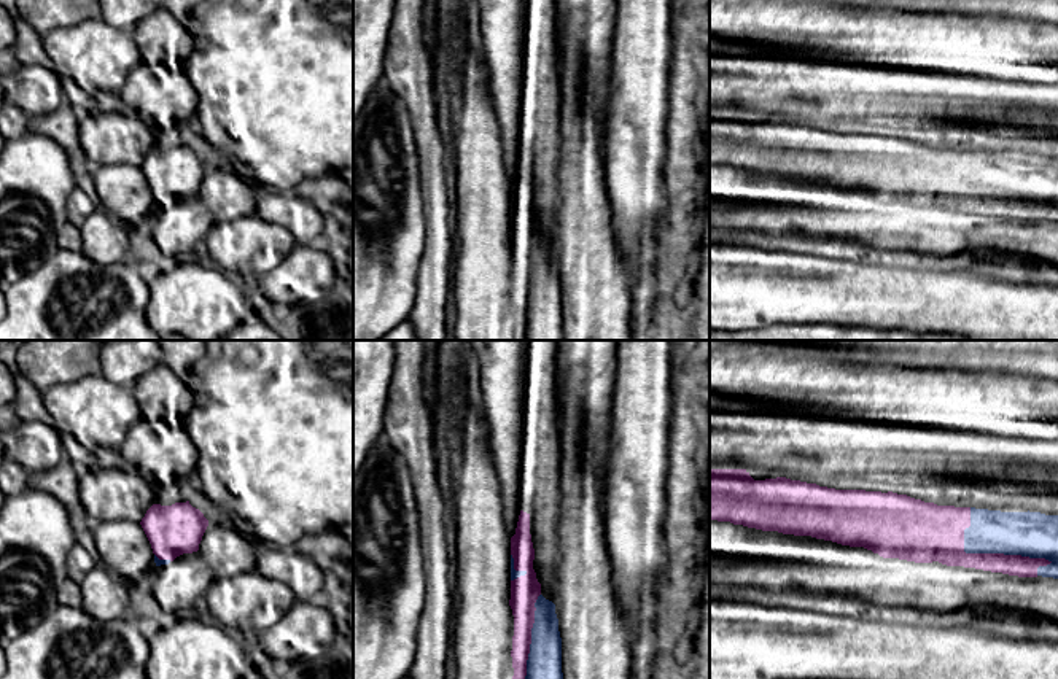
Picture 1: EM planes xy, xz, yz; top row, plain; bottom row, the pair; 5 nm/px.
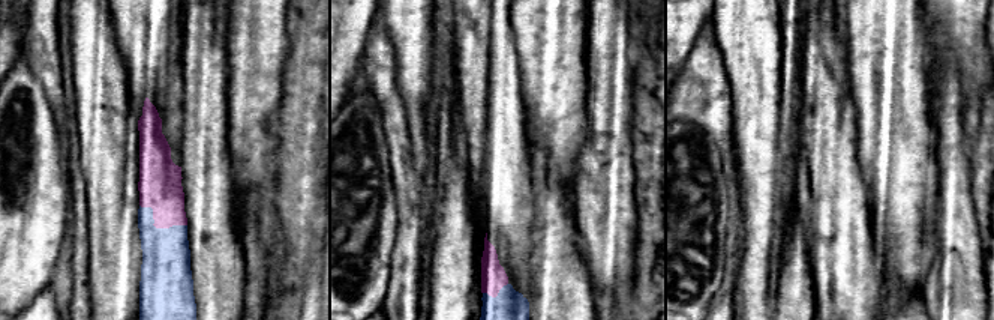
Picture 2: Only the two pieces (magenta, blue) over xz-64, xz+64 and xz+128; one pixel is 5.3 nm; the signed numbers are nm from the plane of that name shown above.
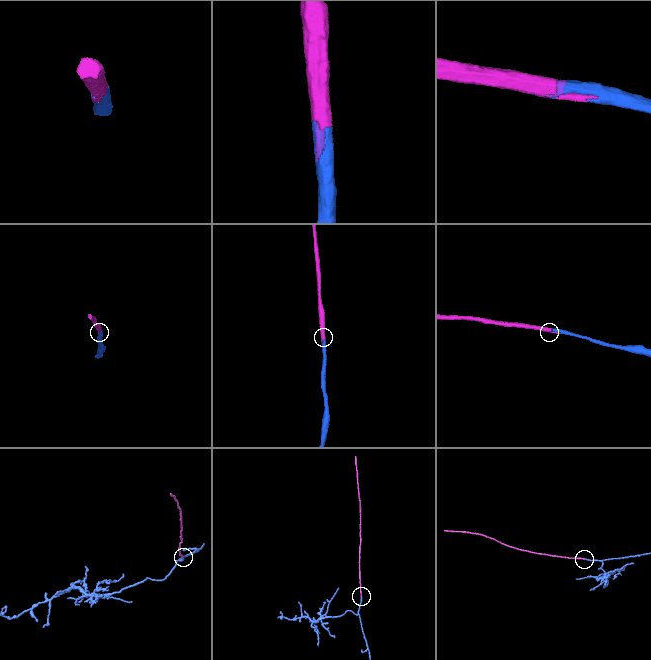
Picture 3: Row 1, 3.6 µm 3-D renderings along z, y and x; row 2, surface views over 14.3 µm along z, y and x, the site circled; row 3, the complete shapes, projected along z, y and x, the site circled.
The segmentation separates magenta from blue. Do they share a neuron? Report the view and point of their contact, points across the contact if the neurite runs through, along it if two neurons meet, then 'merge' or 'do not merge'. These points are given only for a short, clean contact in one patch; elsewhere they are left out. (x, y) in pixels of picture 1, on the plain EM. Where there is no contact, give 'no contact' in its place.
yz (987, 197) | merge

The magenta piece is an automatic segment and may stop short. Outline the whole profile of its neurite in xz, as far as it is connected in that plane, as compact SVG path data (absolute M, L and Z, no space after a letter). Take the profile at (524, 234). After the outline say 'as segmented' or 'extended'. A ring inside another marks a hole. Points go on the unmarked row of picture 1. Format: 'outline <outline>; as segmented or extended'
outline M520 154L511 181L512 340L565 340L555 248L541 239L533 204L530 157Z; extended

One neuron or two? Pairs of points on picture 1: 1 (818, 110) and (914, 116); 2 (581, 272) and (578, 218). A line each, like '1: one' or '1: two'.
1: one
2: one

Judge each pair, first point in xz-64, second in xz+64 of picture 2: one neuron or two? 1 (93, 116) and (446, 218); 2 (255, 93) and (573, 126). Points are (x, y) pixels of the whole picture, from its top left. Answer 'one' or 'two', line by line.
1: one
2: two

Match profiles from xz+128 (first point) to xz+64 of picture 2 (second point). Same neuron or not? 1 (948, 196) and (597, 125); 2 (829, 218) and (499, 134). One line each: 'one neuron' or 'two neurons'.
1: one neuron
2: one neuron

